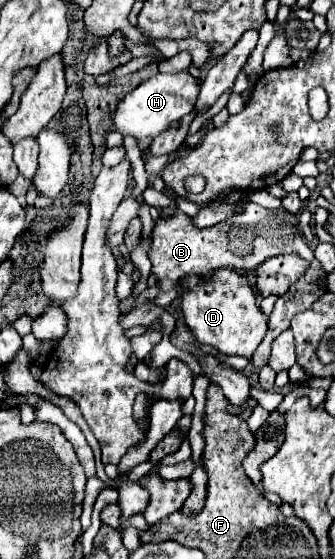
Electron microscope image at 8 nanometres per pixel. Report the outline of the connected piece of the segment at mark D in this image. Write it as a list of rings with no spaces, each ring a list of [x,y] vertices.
[[[229,268],[213,272],[207,280],[199,276],[187,276],[181,280],[181,306],[187,326],[201,344],[209,344],[225,356],[239,354],[251,358],[261,344],[267,332],[267,318],[259,310],[257,302],[259,294],[255,286],[251,286],[245,276]]]

